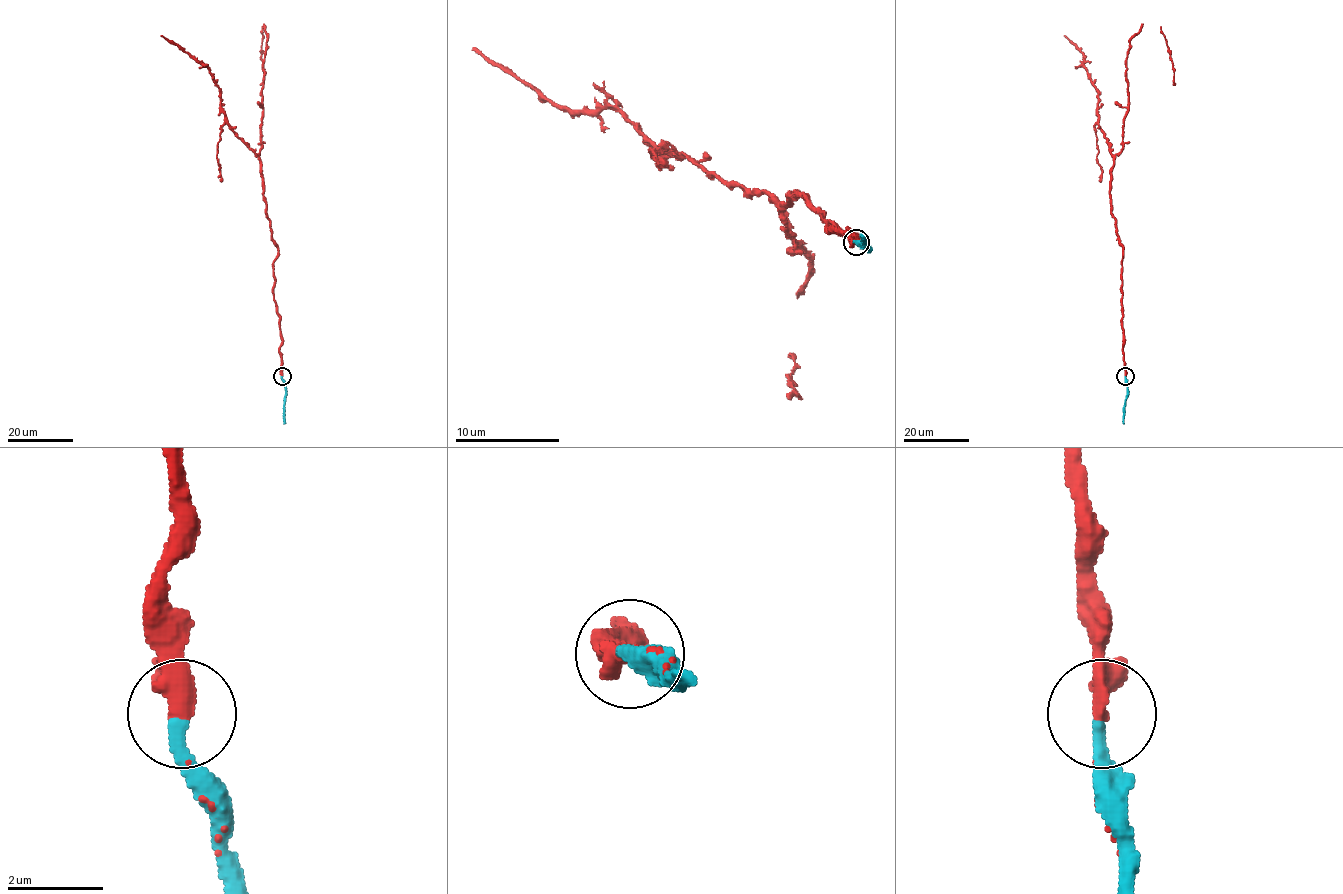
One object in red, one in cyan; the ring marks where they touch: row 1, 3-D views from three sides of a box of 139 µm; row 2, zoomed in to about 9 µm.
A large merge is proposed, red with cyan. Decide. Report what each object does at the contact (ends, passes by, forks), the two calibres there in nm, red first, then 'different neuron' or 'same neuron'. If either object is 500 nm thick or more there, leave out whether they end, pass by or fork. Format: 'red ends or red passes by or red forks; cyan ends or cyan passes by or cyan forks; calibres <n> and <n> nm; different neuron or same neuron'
red ends; cyan ends; calibres 440 and 320 nm; same neuron

